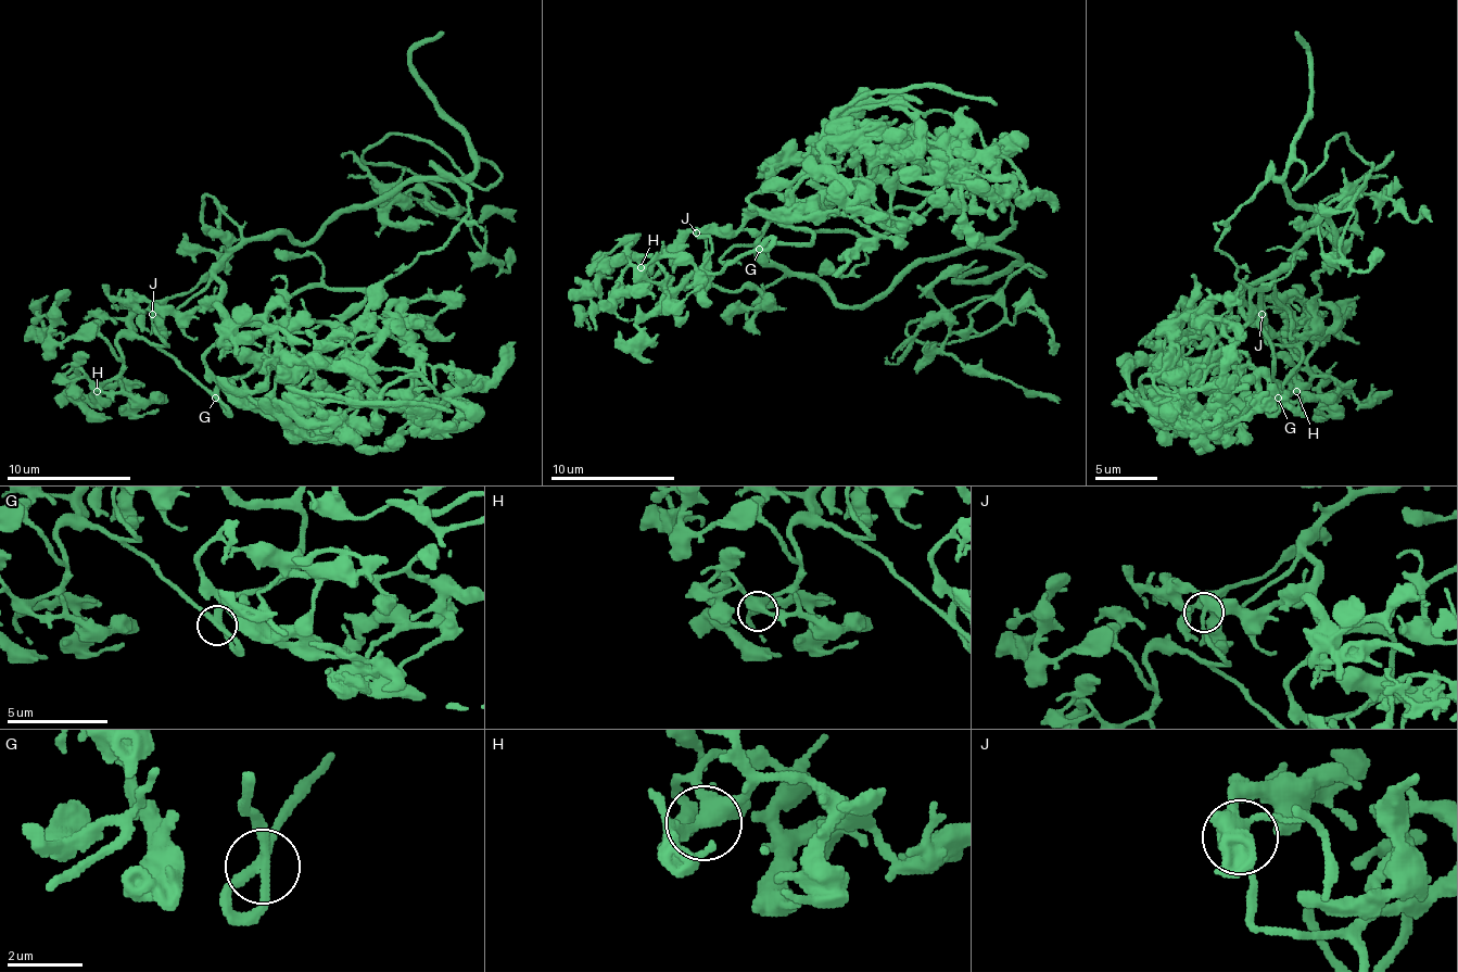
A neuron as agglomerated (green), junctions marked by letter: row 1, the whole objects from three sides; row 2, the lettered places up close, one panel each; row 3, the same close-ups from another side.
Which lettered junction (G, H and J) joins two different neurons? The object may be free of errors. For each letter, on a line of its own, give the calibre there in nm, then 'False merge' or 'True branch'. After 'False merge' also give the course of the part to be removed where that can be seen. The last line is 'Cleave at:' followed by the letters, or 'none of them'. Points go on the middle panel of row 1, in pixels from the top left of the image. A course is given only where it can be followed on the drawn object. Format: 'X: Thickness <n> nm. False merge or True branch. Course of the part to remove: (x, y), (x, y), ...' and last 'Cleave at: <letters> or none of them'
G: Thickness 280 nm. True branch
H: Thickness 400 nm. True branch
J: Thickness 280 nm. True branch
Cleave at: none of them

